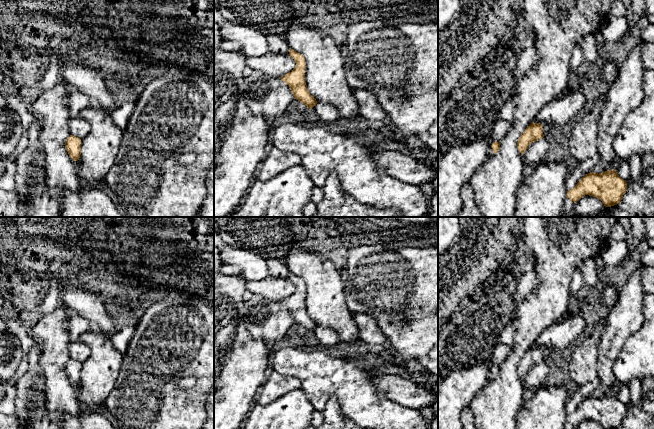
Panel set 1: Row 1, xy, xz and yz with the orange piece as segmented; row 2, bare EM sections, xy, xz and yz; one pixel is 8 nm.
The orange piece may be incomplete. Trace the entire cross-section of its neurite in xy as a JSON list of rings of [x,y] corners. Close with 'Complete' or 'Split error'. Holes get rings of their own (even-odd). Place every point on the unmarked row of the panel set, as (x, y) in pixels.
[[[70,359],[65,366],[65,371],[70,381],[74,385],[78,385],[81,378],[81,363]]]. Complete

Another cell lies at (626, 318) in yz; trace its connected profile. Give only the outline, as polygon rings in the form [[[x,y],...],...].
[[[638,264],[627,283],[619,293],[619,301],[605,318],[606,327],[598,344],[597,374],[601,384],[592,396],[603,397],[613,394],[616,380],[613,364],[623,349],[626,340],[643,325],[643,302],[646,292],[642,286],[641,271],[645,266]]]

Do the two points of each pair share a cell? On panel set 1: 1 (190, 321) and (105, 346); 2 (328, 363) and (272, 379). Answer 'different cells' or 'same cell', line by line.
1: different cells
2: different cells

